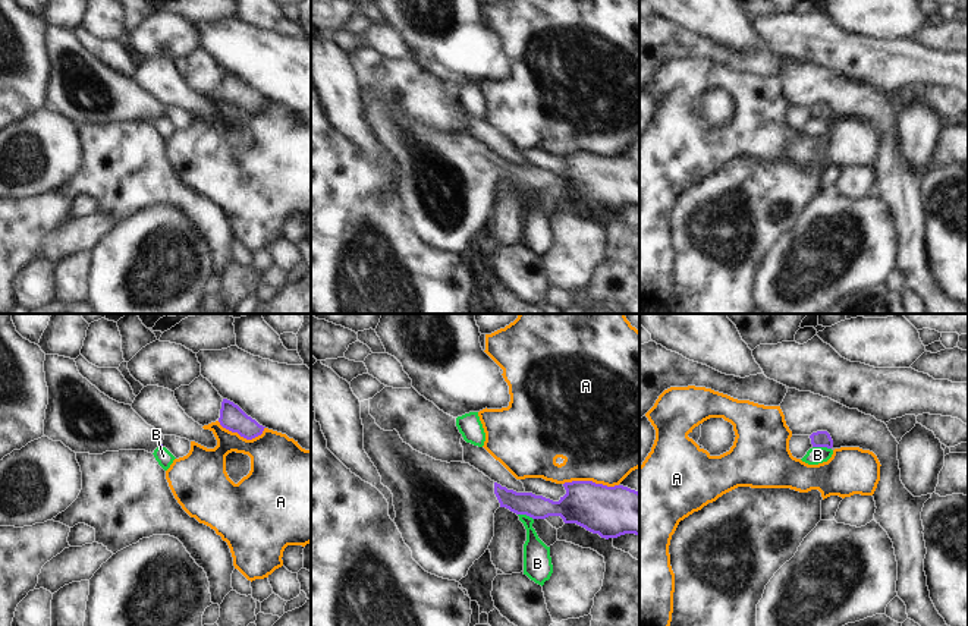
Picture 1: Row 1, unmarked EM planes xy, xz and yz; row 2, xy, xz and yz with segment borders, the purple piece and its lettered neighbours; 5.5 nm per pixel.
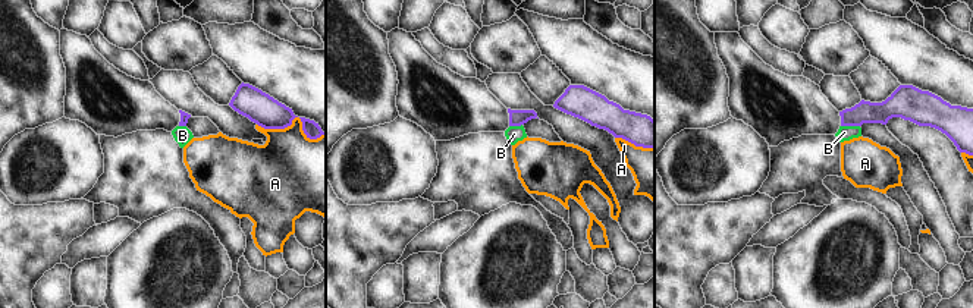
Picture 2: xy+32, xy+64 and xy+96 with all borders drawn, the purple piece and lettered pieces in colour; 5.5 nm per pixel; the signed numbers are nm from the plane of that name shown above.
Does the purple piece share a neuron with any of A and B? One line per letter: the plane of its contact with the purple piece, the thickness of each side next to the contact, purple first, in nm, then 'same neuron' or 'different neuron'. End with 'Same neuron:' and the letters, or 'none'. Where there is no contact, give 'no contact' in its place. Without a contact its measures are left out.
A: xz | 280/480 nm | different neuron
B: yz | 100/100 nm | different neuron
Same neuron: none

